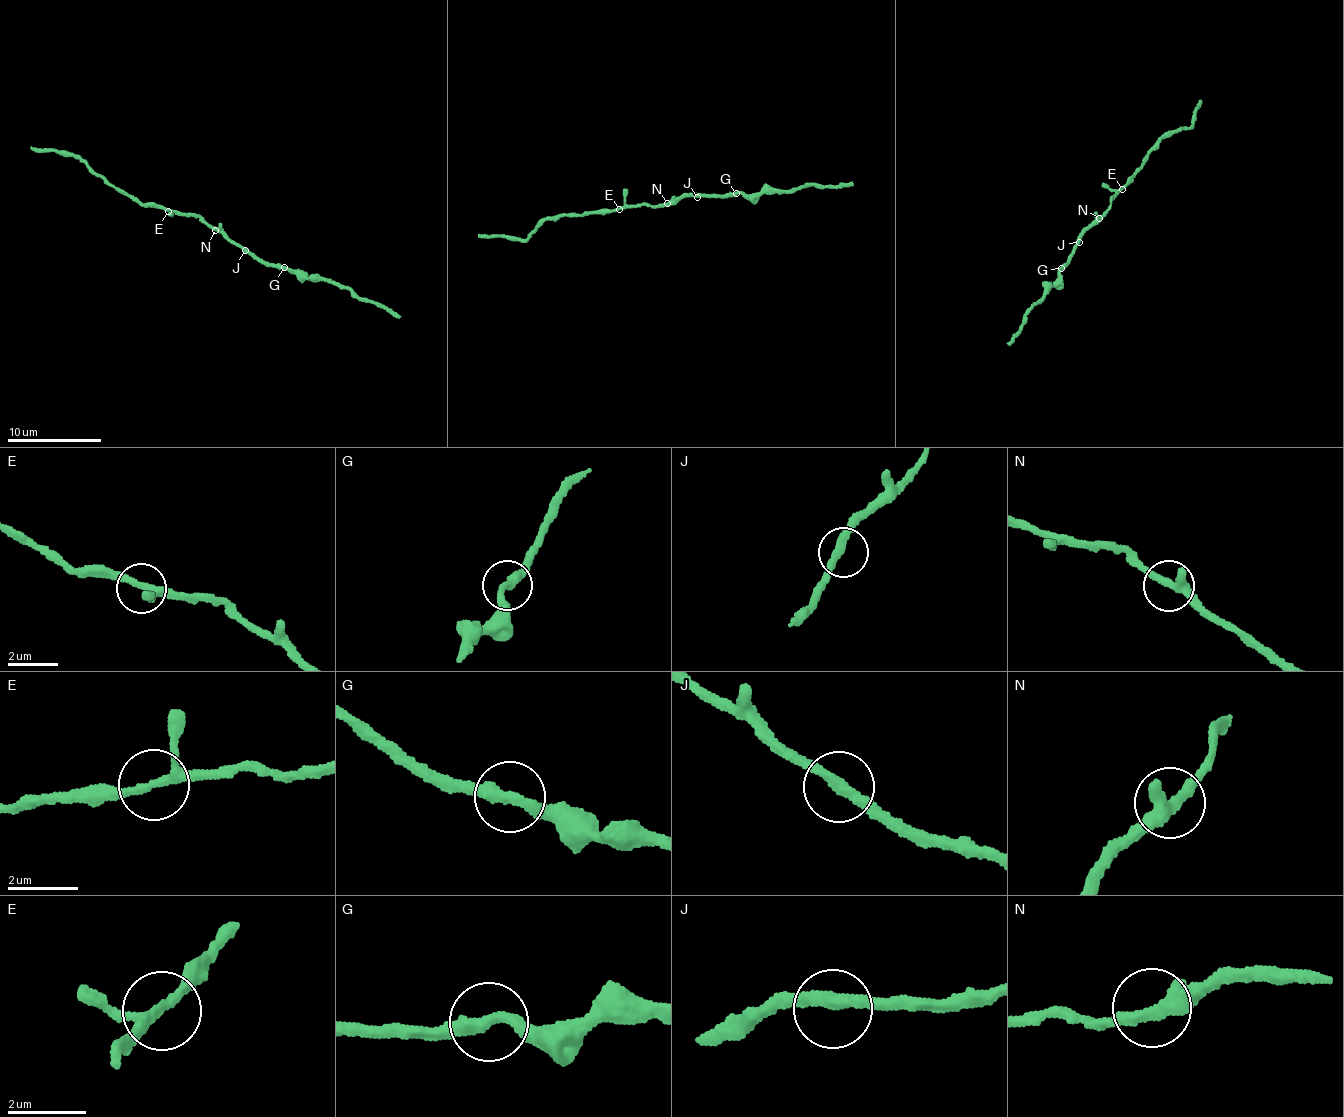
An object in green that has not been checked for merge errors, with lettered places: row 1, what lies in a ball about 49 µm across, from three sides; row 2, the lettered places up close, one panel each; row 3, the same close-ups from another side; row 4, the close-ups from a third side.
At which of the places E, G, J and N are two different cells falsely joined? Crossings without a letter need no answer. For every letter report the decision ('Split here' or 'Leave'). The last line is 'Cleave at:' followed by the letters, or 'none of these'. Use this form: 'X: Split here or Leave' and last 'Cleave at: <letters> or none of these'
E: Leave
G: Leave
J: Leave
N: Leave
Cleave at: none of these

